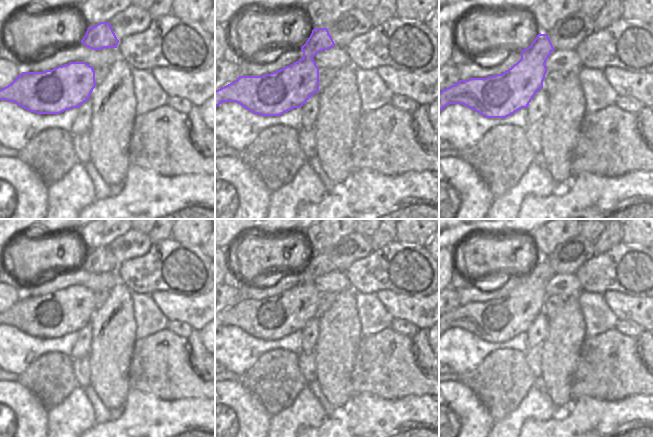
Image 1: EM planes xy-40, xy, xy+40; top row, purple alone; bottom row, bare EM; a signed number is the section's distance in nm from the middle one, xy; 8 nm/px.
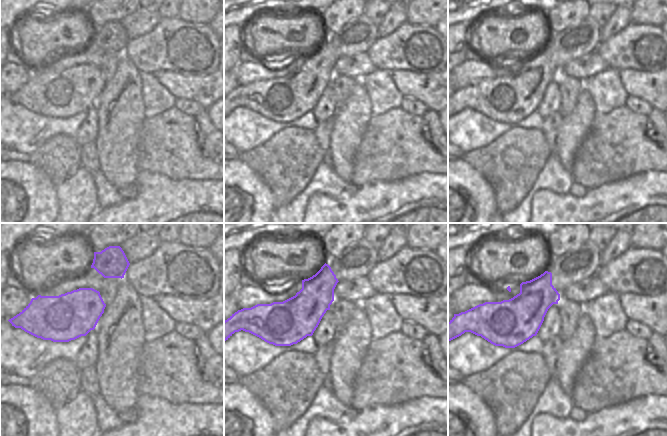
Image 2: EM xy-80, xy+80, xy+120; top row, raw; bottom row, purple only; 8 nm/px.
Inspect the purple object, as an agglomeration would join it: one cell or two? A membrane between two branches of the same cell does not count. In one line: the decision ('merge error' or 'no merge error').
no merge error

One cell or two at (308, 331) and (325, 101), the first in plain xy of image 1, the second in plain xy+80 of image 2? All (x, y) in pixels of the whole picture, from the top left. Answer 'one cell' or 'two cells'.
one cell

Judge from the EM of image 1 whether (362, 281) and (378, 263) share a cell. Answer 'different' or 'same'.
same

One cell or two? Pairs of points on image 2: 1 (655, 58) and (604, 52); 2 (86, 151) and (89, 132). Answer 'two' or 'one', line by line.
1: one
2: two

